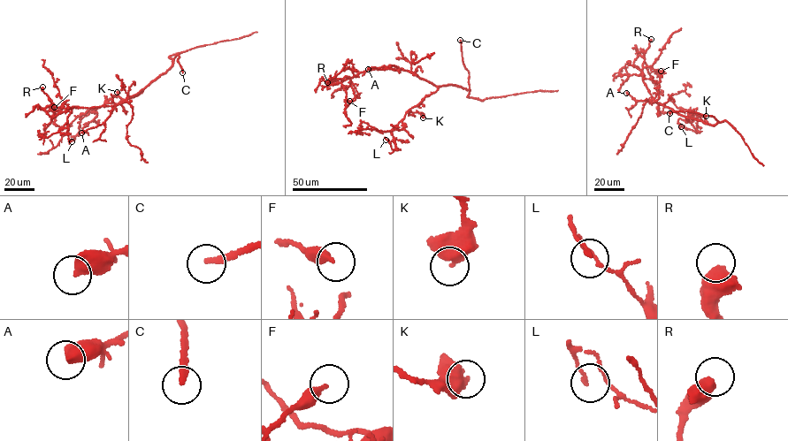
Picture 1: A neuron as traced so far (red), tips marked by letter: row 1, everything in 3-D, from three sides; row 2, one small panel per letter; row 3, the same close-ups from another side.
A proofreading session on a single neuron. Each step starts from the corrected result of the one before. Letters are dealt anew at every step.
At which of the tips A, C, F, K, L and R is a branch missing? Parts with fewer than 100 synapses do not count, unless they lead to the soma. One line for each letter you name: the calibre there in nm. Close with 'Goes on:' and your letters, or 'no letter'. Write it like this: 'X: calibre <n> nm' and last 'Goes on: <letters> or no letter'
A: calibre 480 nm
C: calibre 190 nm
Goes on: A, C

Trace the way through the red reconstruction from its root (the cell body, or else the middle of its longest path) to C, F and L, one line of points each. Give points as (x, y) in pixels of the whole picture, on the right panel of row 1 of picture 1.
C: (679, 114), (712, 125), (718, 122), (713, 116), (694, 112), (669, 113)
F: (679, 114), (654, 101), (643, 81), (643, 67), (652, 66), (660, 77), (657, 70), (661, 71)
L: (679, 114), (688, 121), (688, 111), (697, 114), (696, 131), (681, 126)

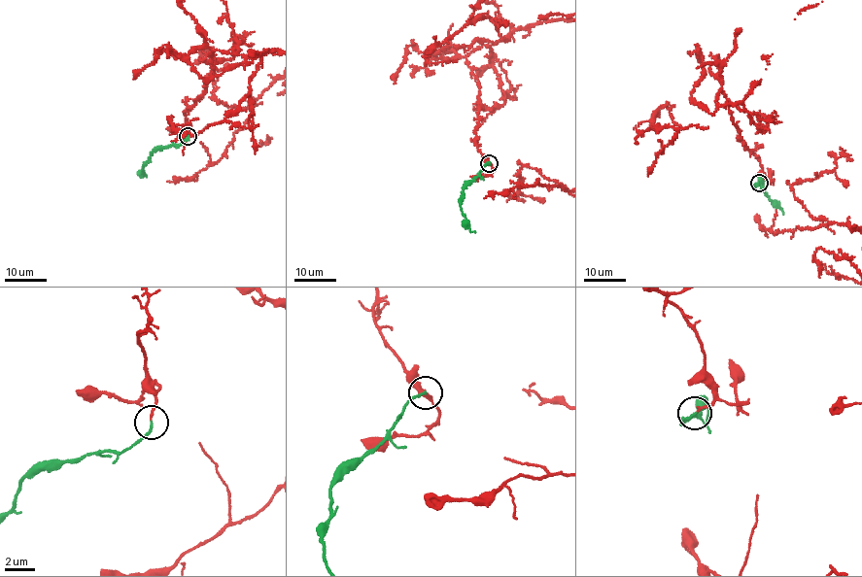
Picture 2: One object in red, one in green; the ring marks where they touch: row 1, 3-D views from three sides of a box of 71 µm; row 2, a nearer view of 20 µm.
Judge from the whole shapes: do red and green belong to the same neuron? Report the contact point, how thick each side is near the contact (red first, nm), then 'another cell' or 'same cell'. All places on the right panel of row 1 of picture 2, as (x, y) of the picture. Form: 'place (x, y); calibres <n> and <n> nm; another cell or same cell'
place (759, 183); calibres 150 and 150 nm; same cell

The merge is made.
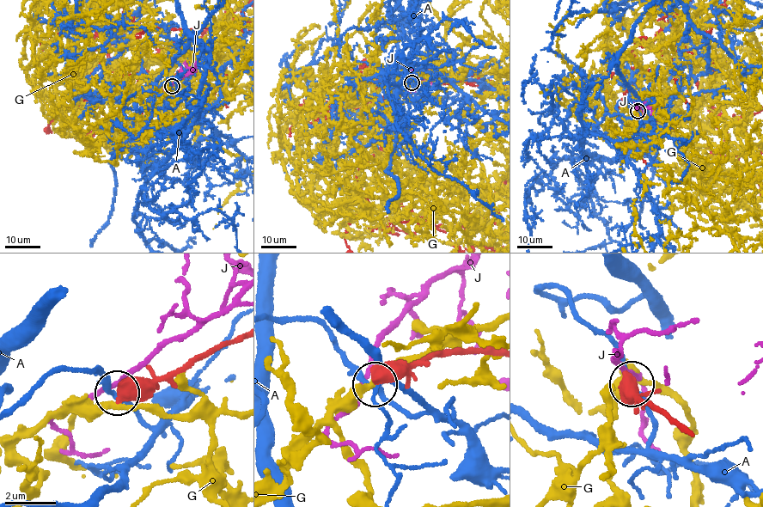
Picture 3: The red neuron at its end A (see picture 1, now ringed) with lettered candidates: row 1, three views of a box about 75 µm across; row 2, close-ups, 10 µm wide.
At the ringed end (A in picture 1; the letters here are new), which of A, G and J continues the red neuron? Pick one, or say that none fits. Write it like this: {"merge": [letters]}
{"merge": []}

